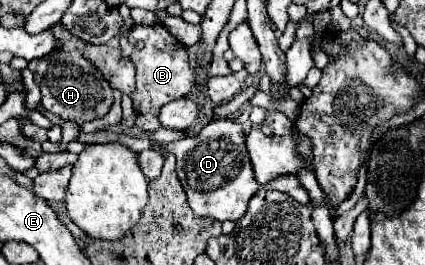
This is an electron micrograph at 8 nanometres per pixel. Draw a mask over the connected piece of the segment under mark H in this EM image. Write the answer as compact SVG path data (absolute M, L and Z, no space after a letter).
M52 26L50 32L58 38L58 42L62 44L62 50L54 52L42 60L28 62L28 68L34 72L34 82L38 84L40 92L42 92L44 108L50 110L52 114L56 114L64 120L76 122L76 124L104 118L114 102L114 96L112 96L112 88L102 78L102 74L98 74L98 70L94 70L82 58L80 50L86 44L78 42L78 38L74 38L72 34L66 34L66 30L62 30L62 26Z

